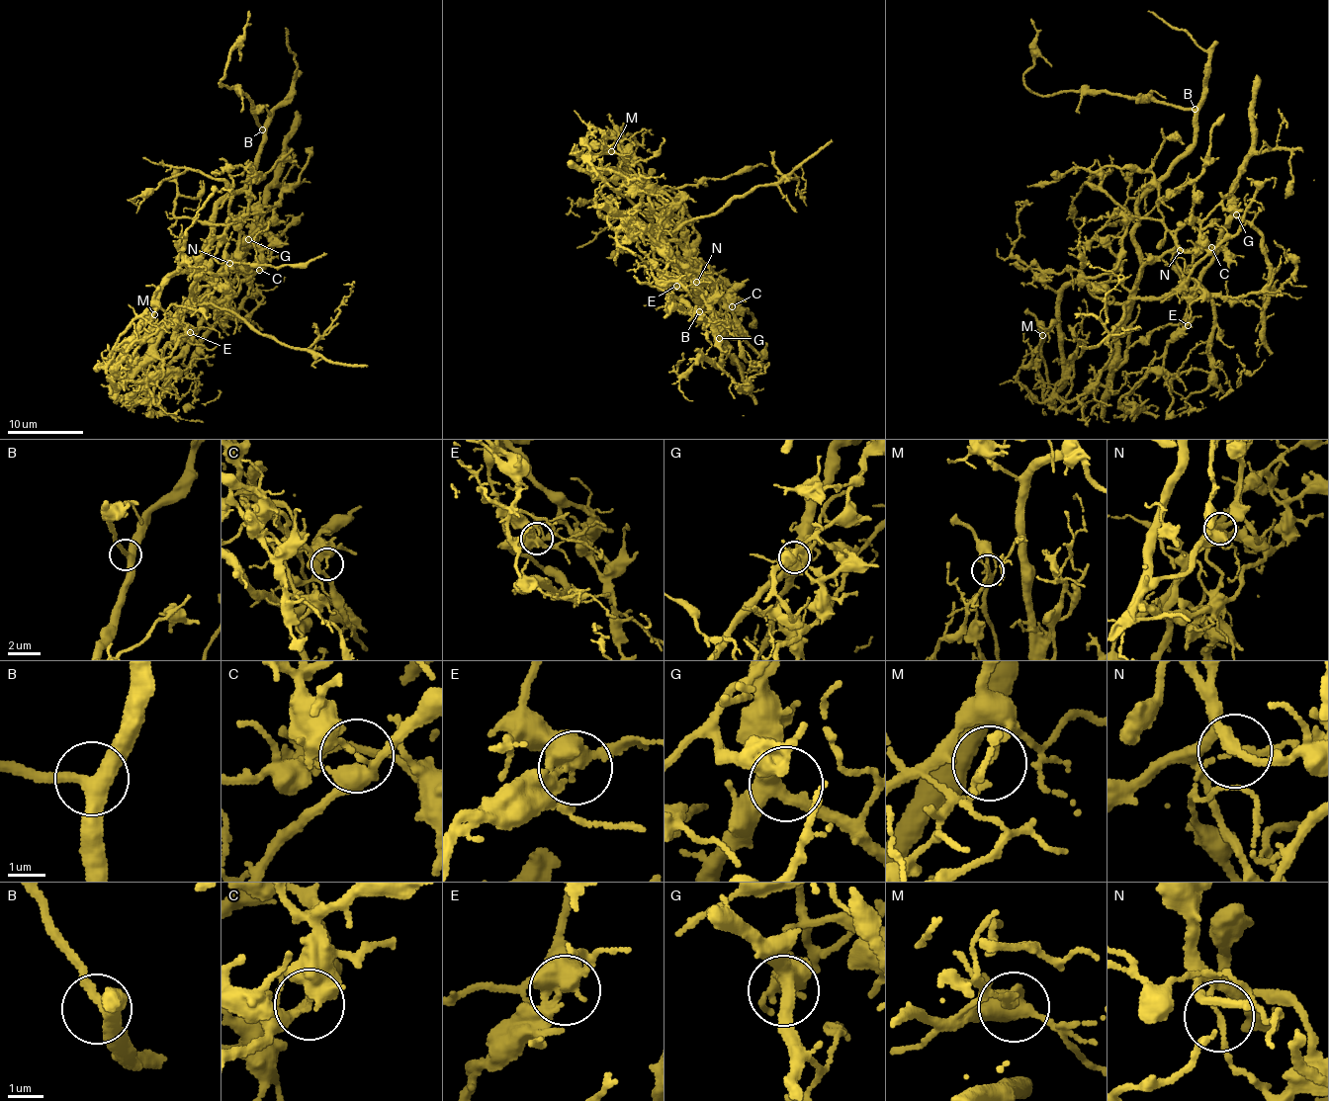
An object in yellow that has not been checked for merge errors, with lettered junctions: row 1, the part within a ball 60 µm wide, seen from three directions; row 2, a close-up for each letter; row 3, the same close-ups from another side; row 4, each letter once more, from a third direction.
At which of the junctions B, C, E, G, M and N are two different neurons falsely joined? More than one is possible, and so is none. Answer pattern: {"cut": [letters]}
{"cut": ["C", "E", "M", "N"]}

